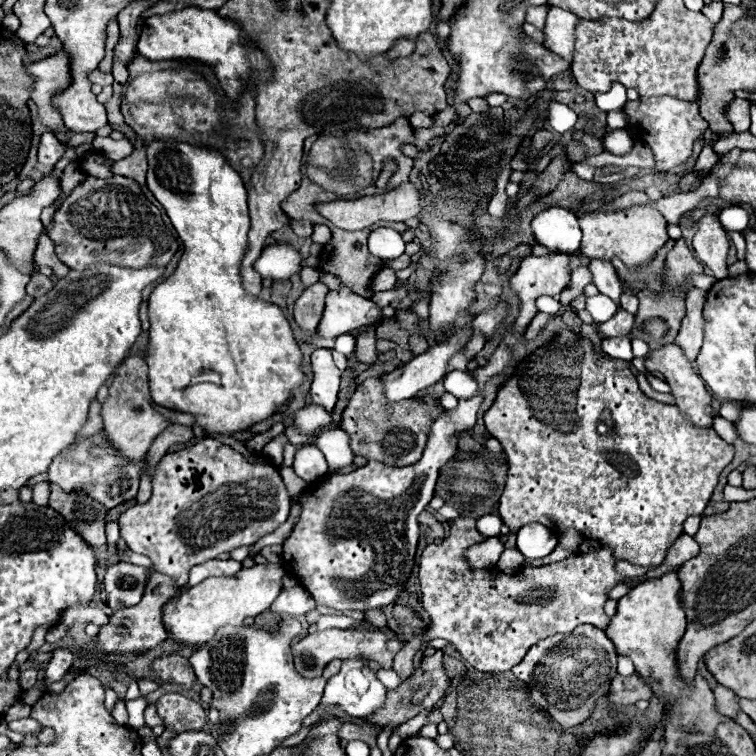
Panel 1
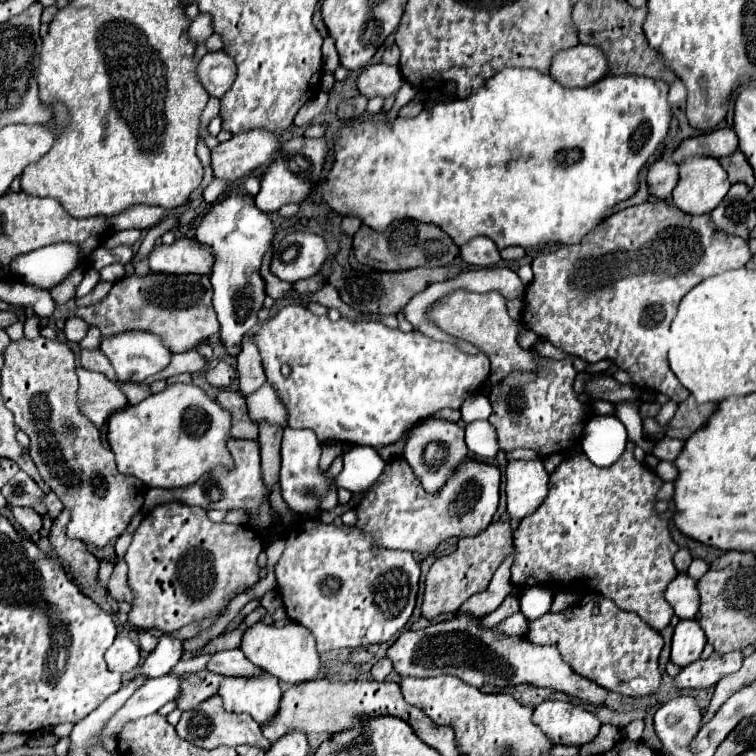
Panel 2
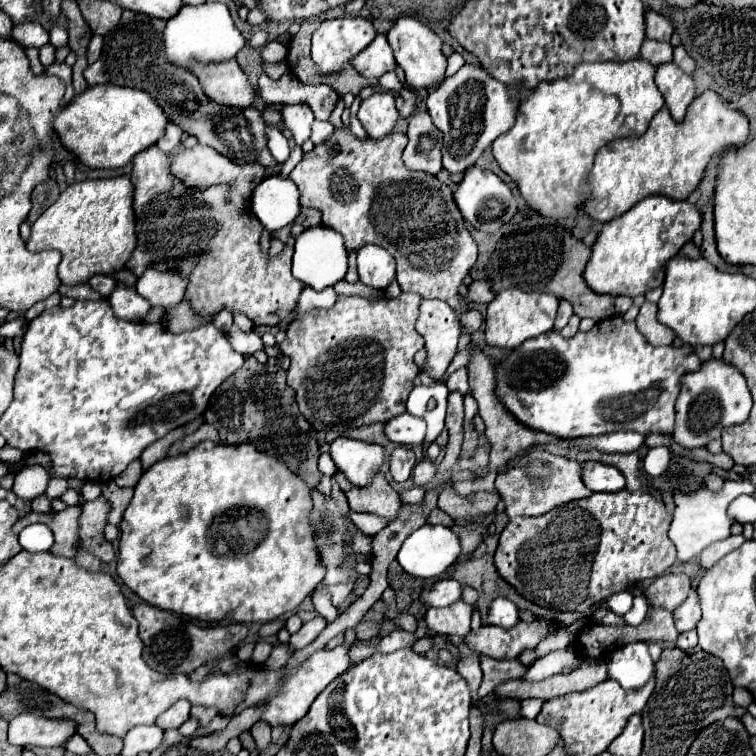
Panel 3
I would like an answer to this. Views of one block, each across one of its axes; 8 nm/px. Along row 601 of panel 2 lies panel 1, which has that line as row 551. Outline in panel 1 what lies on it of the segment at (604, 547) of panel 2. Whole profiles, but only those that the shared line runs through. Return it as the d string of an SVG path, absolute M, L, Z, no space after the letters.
M558 330L556 336L552 338L552 342L548 342L548 344L536 348L532 354L528 354L518 364L514 374L506 380L506 384L502 384L498 388L494 404L484 414L484 422L486 422L486 430L502 442L504 452L508 456L510 478L506 480L506 488L502 492L502 504L498 506L498 512L500 512L500 518L504 520L506 528L510 530L510 534L516 534L524 524L530 524L530 522L544 524L544 526L552 528L554 532L578 530L580 534L584 534L584 538L598 540L604 546L612 548L616 560L624 560L634 566L658 566L658 564L662 564L666 550L674 544L674 540L684 534L684 526L682 526L684 520L688 516L700 516L704 512L704 508L708 506L712 492L718 484L720 472L734 458L734 448L730 444L726 444L716 434L714 428L694 426L690 420L686 420L686 416L674 404L664 404L664 402L656 402L656 400L648 398L640 390L636 374L630 370L630 366L632 364L626 360L618 360L612 356L604 356L602 352L594 352L594 344L590 338L580 340L580 336L570 330Z

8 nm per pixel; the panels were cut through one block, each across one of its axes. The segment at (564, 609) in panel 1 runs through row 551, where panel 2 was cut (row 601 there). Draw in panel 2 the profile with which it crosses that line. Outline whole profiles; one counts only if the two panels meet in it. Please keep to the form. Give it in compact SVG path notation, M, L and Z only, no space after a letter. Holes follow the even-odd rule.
M508 520L492 522L478 536L460 538L456 550L450 555L438 558L438 562L434 562L434 566L430 568L430 572L426 576L422 614L426 618L434 618L442 612L458 612L462 602L466 602L470 596L484 592L488 588L488 582L490 582L494 570L506 558L510 548L512 548L512 530L510 530ZM608 598L576 606L570 618L554 612L544 614L542 618L530 622L528 638L534 644L556 644L562 658L574 672L586 676L608 692L648 696L660 686L662 674L658 668L658 656L664 646L662 636L652 632L652 628L640 620L638 614L618 610L618 606Z

